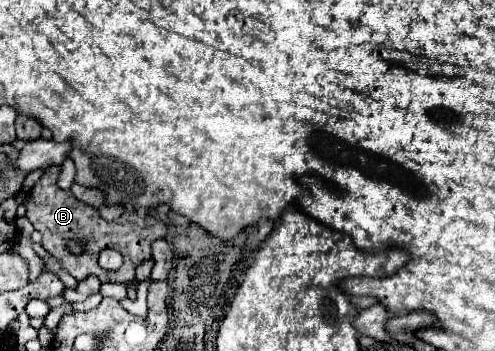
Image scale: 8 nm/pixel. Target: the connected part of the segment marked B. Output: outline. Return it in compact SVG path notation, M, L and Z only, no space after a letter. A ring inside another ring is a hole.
M61 166L57 168L49 168L49 172L45 172L41 176L41 180L35 184L35 192L31 190L29 198L25 200L25 208L27 208L27 218L31 220L31 224L35 226L35 230L39 230L43 234L43 248L55 256L63 268L77 280L83 280L83 272L85 278L95 274L101 282L127 282L135 278L135 268L151 258L151 244L159 238L167 236L167 224L153 218L153 216L139 216L135 212L123 212L117 220L107 222L105 218L101 218L99 210L77 200L73 196L71 190L61 190L57 186L57 178L59 178ZM69 240L77 240L83 242L83 252L81 254L73 254L67 248ZM105 248L113 248L117 252L123 254L123 266L117 272L109 272L103 270L97 264L99 252Z

